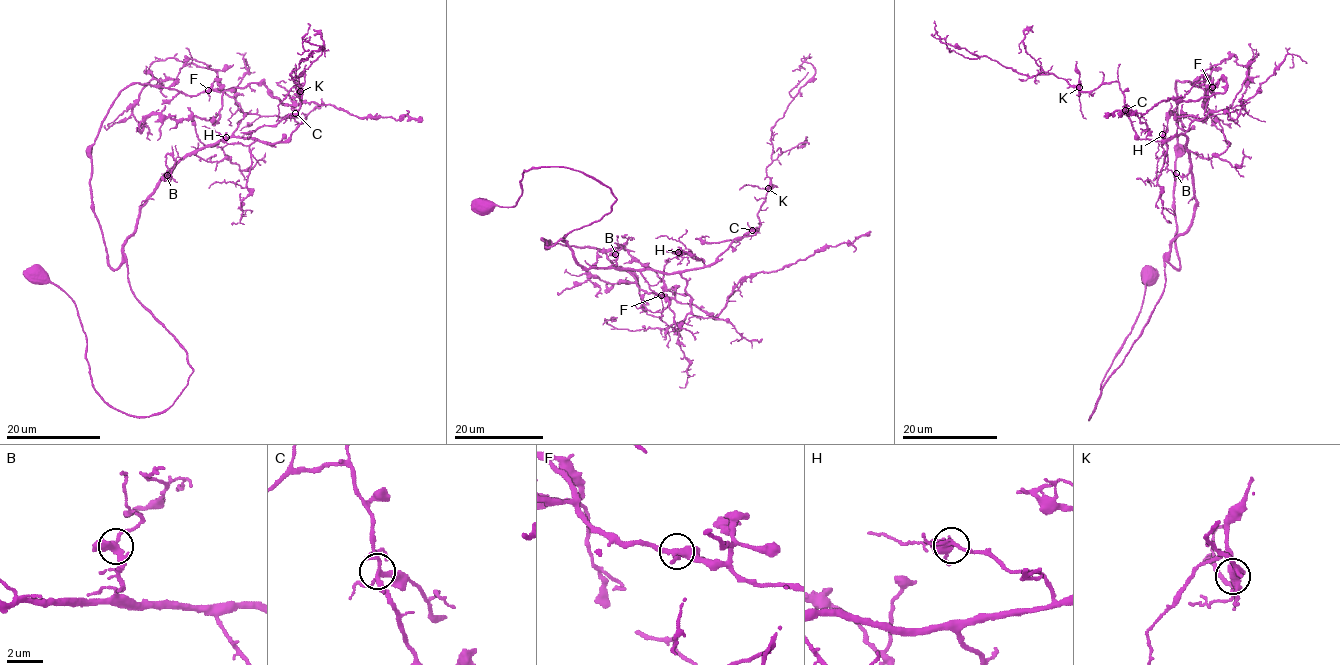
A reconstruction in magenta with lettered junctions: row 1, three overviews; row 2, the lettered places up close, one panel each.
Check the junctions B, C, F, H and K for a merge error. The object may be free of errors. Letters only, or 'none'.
none

